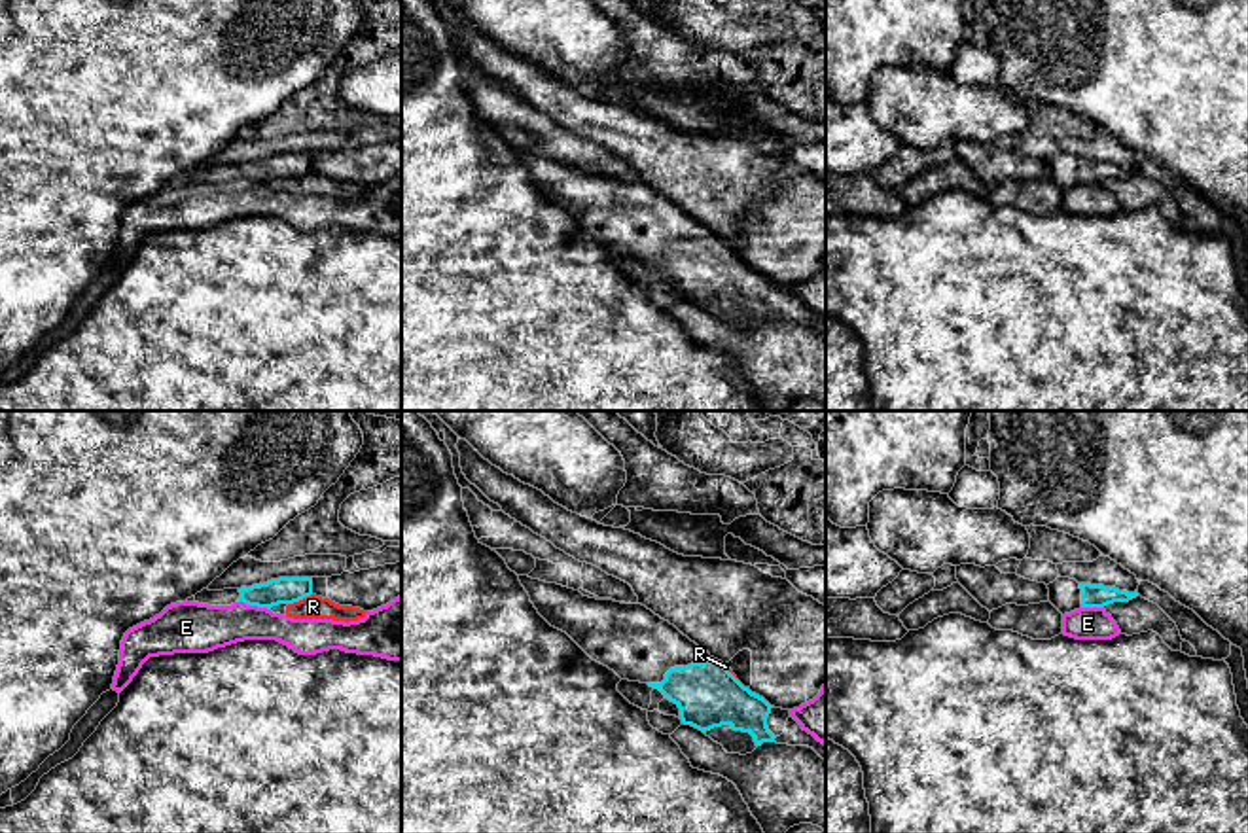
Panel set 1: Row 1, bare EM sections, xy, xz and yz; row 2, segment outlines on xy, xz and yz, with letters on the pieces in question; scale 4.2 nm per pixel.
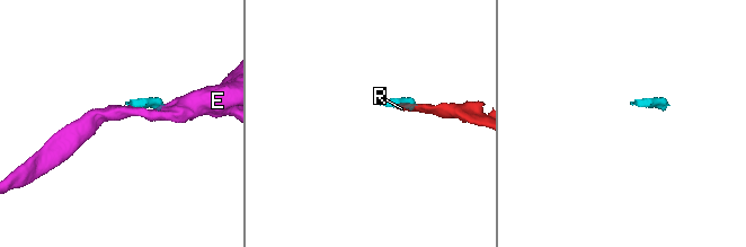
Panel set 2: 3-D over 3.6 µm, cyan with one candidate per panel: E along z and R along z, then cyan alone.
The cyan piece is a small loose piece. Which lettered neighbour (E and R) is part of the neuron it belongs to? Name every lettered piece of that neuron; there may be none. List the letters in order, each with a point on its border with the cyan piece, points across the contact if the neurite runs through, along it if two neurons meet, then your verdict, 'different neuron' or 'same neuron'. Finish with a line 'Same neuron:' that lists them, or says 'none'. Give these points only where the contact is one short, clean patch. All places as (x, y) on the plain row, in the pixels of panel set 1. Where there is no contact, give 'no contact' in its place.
E: meets cyan in xy at (254, 180); different neuron
R: meets cyan in xy at (300, 175); border along xy (311, 169), (288, 180); different neuron
Same neuron: none

